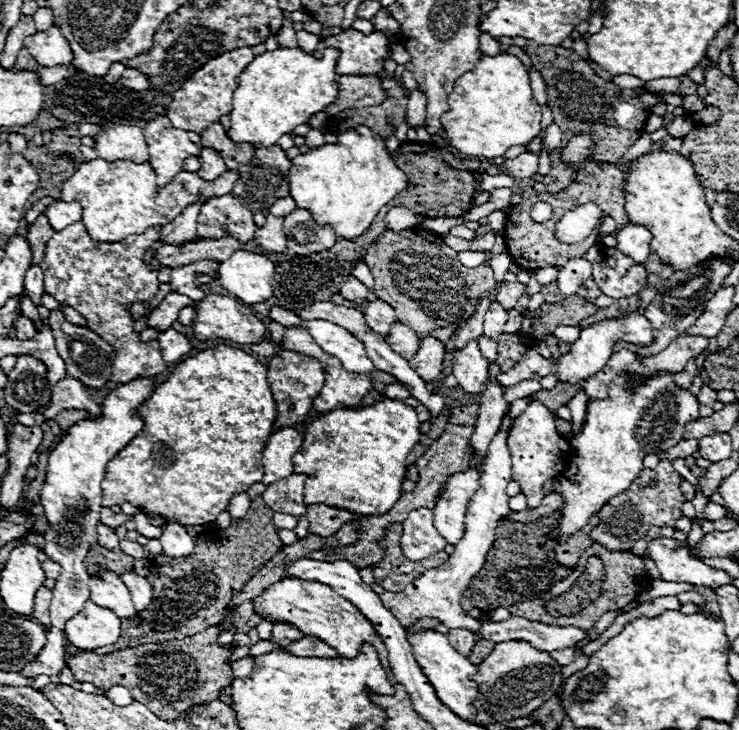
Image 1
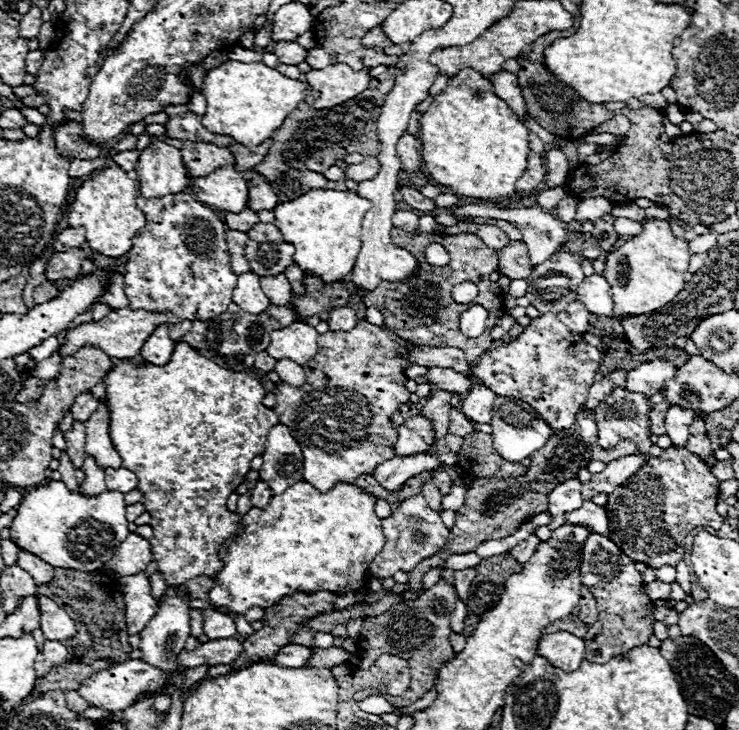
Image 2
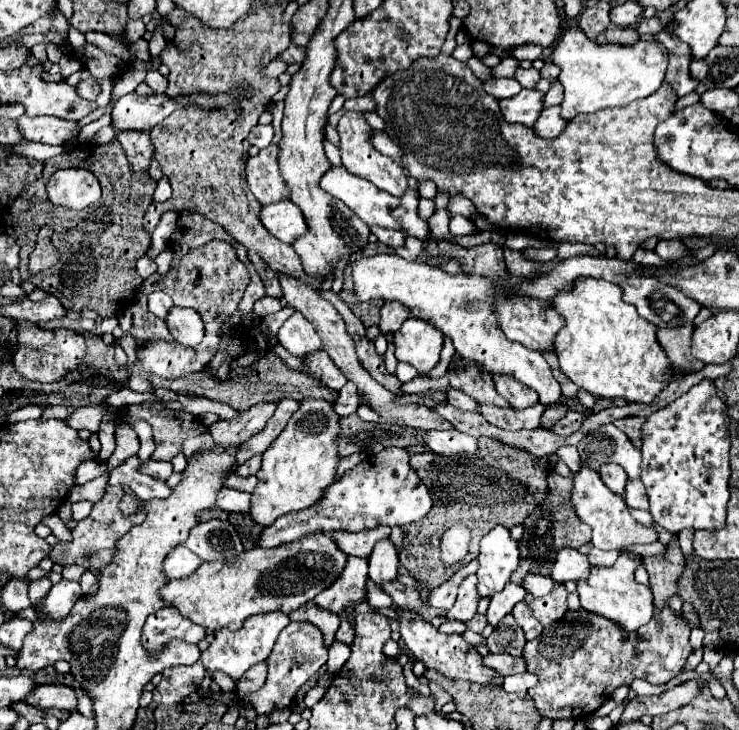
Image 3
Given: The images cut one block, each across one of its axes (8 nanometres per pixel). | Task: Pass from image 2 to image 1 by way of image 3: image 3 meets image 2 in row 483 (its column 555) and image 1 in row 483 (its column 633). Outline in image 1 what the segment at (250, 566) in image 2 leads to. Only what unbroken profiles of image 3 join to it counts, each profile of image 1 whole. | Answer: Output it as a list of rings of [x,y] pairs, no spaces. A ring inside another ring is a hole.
[[[390,398],[360,410],[336,408],[314,420],[304,434],[300,452],[294,454],[294,474],[308,476],[304,504],[326,504],[360,516],[388,512],[402,494],[406,456],[420,440],[418,426],[414,408]]]

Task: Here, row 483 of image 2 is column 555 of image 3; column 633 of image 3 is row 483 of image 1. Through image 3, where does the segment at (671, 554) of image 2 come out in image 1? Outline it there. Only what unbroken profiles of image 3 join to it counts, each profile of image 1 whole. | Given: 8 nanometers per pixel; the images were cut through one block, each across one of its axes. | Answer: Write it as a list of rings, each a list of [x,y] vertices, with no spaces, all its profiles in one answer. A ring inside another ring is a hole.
[[[660,460],[654,470],[644,468],[638,480],[634,480],[626,492],[620,492],[614,496],[614,500],[608,500],[608,504],[598,512],[600,522],[594,532],[590,532],[592,540],[610,548],[612,552],[622,552],[630,550],[636,540],[642,540],[652,526],[674,528],[676,520],[682,518],[682,504],[686,502],[684,494],[680,492],[680,482],[682,476],[674,470],[670,460]]]

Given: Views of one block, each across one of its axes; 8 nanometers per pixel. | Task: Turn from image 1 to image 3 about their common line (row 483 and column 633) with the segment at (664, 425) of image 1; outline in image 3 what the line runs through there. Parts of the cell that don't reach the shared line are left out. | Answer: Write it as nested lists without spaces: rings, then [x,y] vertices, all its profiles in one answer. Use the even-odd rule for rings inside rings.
[[[622,552],[620,560],[614,566],[610,568],[594,566],[588,580],[578,580],[578,596],[580,596],[582,608],[592,614],[598,614],[622,624],[628,632],[634,632],[640,626],[648,624],[654,616],[654,602],[652,602],[654,596],[648,586],[638,584],[634,580],[634,570],[638,564],[640,564],[640,556]]]

